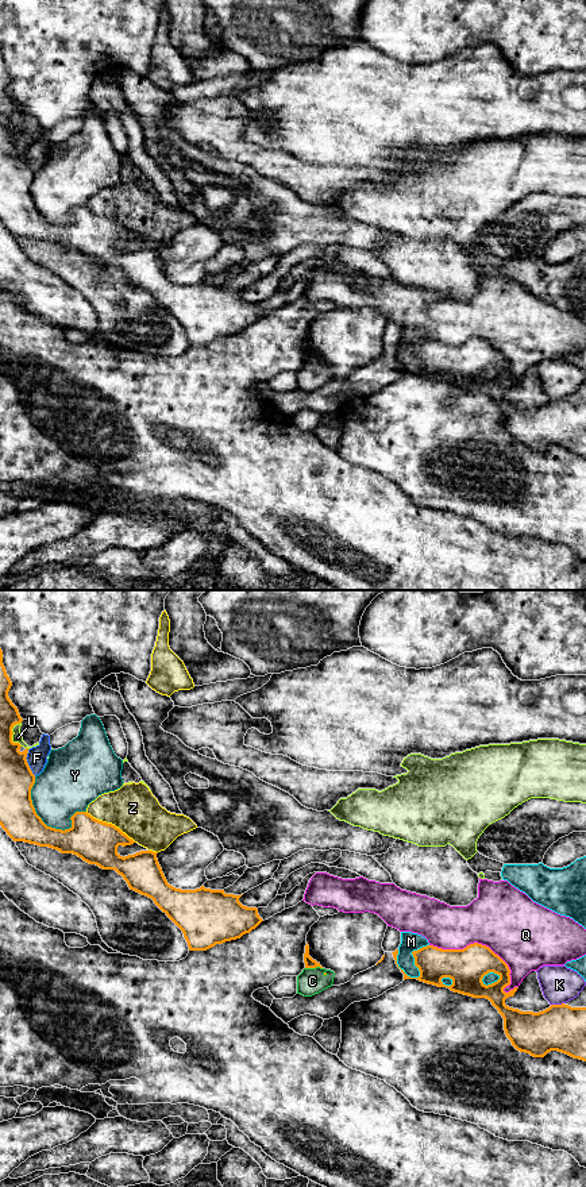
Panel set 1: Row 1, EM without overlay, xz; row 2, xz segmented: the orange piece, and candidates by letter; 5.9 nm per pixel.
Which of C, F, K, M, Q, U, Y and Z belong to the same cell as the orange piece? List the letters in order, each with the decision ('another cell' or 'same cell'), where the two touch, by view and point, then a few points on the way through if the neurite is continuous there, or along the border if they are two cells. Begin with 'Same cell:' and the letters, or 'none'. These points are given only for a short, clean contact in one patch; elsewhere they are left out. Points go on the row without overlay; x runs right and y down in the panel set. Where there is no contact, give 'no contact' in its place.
Same cell: C
C: same cell; contact xz (313, 362); way xz (309, 358), (313, 362), (312, 376)
F: another cell; contact xz (27, 158)
K: another cell; contact xz (556, 400)
M: another cell; contact xz (415, 357)
Q: another cell; contact xz (488, 342)
U: another cell; contact xz (12, 128)
Y: another cell; contact xz (35, 208)
Z: another cell; contact xz (111, 219)

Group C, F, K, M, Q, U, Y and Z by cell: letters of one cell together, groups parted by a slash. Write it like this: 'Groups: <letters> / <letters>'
Groups: C / F / K / M / Q / U / Y / Z

